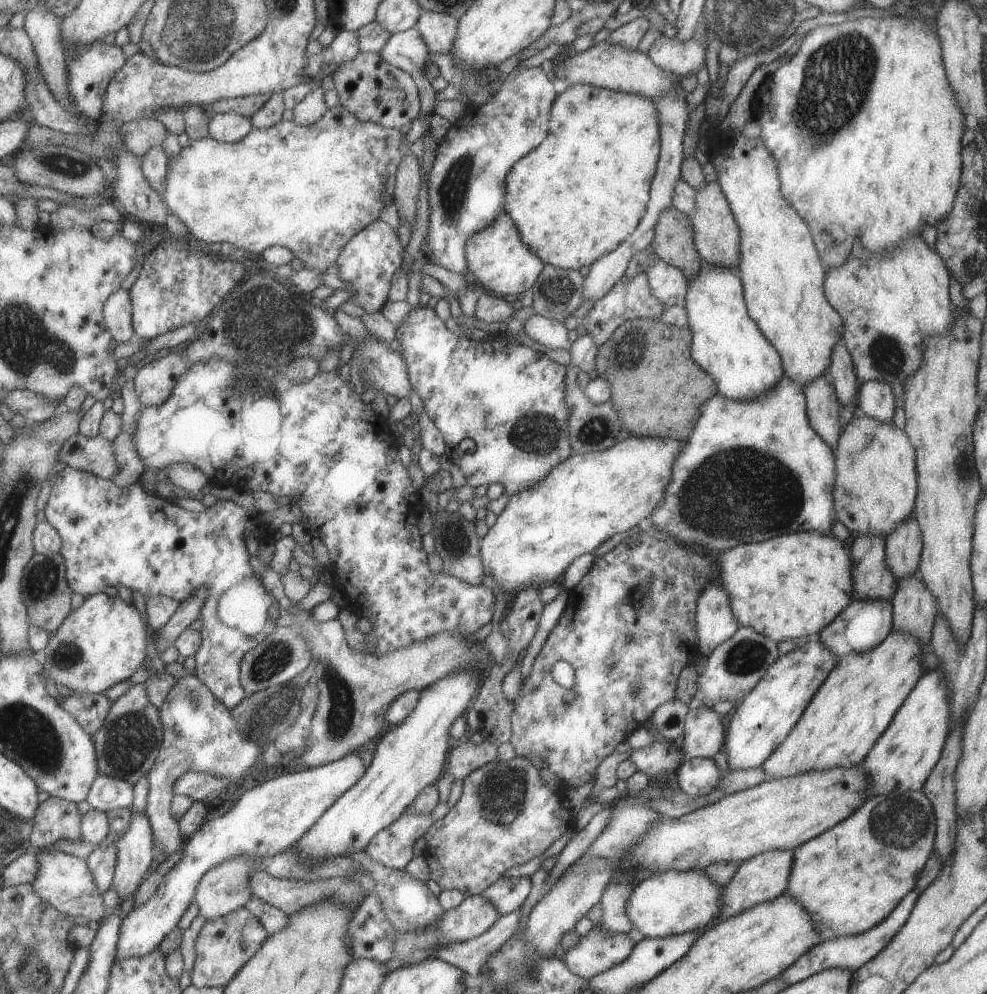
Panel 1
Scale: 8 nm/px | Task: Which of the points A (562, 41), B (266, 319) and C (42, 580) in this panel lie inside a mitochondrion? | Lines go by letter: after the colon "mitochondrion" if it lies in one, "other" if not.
A: other
B: mitochondrion
C: mitochondrion

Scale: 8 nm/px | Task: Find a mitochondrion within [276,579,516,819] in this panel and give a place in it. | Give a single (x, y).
(342, 711)

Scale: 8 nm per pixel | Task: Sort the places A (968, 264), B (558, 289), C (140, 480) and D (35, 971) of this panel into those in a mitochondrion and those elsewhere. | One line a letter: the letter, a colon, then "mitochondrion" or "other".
A: mitochondrion
B: mitochondrion
C: other
D: mitochondrion

